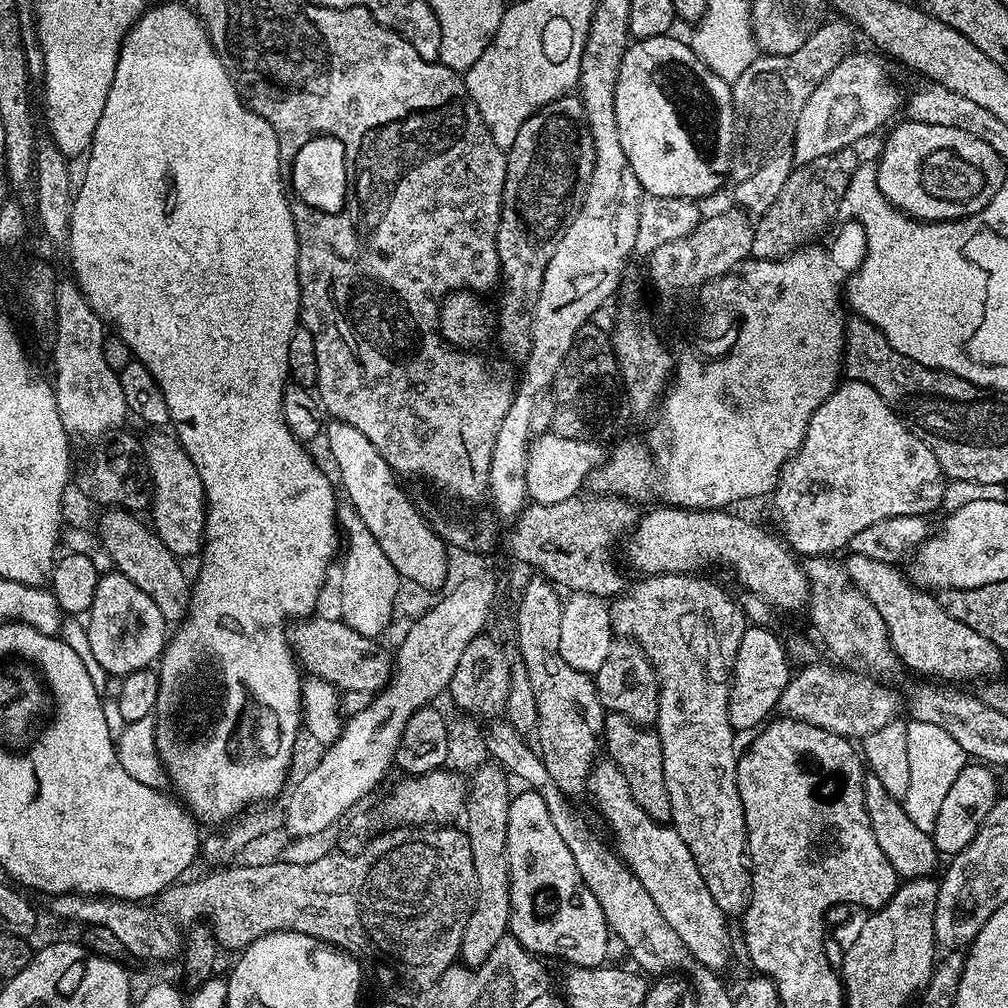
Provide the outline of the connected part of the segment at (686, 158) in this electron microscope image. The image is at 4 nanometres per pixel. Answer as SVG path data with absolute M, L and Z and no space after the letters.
M675 35L655 36L645 40L636 40L629 43L626 54L622 58L622 70L618 70L618 82L614 94L614 114L618 118L618 139L622 142L622 150L626 159L630 161L630 170L634 170L634 178L638 178L641 189L647 195L661 196L670 199L690 199L697 202L703 201L703 196L712 196L724 184L724 176L729 175L728 162L732 159L732 146L736 134L736 115L734 114L734 102L732 101L731 83L718 74L714 74L698 58L698 54L692 49L691 43L675 40Z

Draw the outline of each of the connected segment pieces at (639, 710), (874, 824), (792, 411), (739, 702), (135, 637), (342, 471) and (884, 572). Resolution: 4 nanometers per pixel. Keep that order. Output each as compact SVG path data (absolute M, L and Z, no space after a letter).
M613 639L610 654L606 654L606 662L602 662L594 679L596 693L605 710L641 726L655 725L660 709L660 680L656 676L655 666L648 661L648 656L635 640Z
M870 774L865 775L864 778L864 797L866 798L866 814L870 818L870 830L874 830L874 839L878 841L882 854L886 854L886 862L894 866L897 877L913 880L932 876L935 868L941 867L942 856L937 852L931 835L918 830L918 826L914 826L914 822L910 822L910 818L905 814L903 803L894 799L883 788L882 781Z
M847 222L836 232L829 248L823 248L820 242L813 242L791 252L780 260L749 259L748 284L756 288L756 304L752 304L752 312L748 312L748 328L744 328L744 336L740 336L740 344L736 344L736 352L728 356L728 360L720 360L720 364L674 364L674 382L669 383L659 405L660 417L656 425L648 432L648 448L644 444L620 444L610 452L604 463L594 473L595 491L600 494L622 496L633 502L641 502L647 496L657 496L658 501L668 506L685 509L727 509L728 504L736 504L739 500L752 500L755 496L767 497L775 492L780 481L780 472L785 464L795 456L806 438L812 415L836 391L841 383L842 365L846 360L846 315L840 309L842 293L852 279L853 274L862 266L864 256L868 252L864 227L855 222Z
M768 626L748 627L742 634L742 646L738 646L736 664L732 667L728 717L733 729L740 734L759 729L777 711L782 694L794 675L785 641L780 641L770 629Z
M115 570L103 573L96 581L94 602L86 613L90 651L109 676L125 676L157 663L166 643L166 621L154 606L150 594L142 594L126 574Z
M332 420L327 425L328 452L336 463L336 472L340 475L340 484L348 491L347 503L366 522L366 530L374 534L378 546L386 553L386 558L394 562L394 570L401 577L418 582L419 585L431 590L445 587L444 579L448 576L448 552L443 540L436 533L427 519L420 517L418 509L412 505L412 500L400 489L397 473L374 450L370 438L354 426L341 420Z
M849 555L846 560L846 567L848 570L848 576L858 586L858 590L862 590L862 594L866 594L870 598L870 602L874 602L874 610L878 610L878 614L882 614L882 622L886 622L886 630L888 631L888 637L890 642L894 646L896 656L902 661L905 669L913 668L916 672L921 672L924 678L930 678L926 676L941 676L944 680L980 680L983 681L985 678L996 678L1000 672L1000 667L1003 666L1005 657L1002 655L998 645L994 643L990 638L982 638L982 634L978 634L978 630L970 630L970 626L966 626L966 622L958 622L958 618L950 618L950 614L946 614L946 610L942 610L939 599L931 591L923 588L916 587L915 584L911 583L907 575L904 576L898 572L896 564L887 564L881 560L875 560L874 558L862 558L861 556Z

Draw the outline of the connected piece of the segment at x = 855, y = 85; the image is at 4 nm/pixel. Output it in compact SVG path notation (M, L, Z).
M855 51L853 54L845 56L826 78L810 94L810 99L806 101L806 106L802 106L802 114L798 114L798 126L796 136L790 145L790 155L797 165L806 162L814 162L814 158L829 156L835 152L841 152L844 148L859 145L859 140L864 140L867 136L872 136L896 111L902 108L902 92L896 89L895 84L888 76L888 68L885 57L880 54L867 56L864 52Z

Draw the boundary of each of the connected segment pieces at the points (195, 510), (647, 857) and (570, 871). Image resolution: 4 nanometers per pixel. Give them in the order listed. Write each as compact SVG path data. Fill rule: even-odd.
M156 430L152 437L142 444L144 463L148 466L148 479L152 502L151 527L158 538L165 543L178 558L195 557L201 551L204 538L204 487L202 478L198 478L198 470L194 470L194 462L186 454L186 450L175 435L164 430Z
M613 761L597 763L588 790L616 836L617 853L645 887L670 928L682 939L696 961L711 972L721 973L730 960L732 948L726 924L728 917L718 909L682 836L671 825L657 823L638 806L630 794L625 776Z
M520 790L524 792L515 793L510 802L510 822L508 823L508 833L506 834L506 850L508 851L508 865L510 866L510 906L512 913L508 919L508 932L521 944L524 949L537 957L561 956L568 960L569 965L578 968L598 968L605 963L608 956L608 940L610 941L610 929L606 918L602 914L602 906L598 906L598 898L586 886L578 866L574 862L574 854L570 854L570 846L562 842L562 837L558 835L558 830L554 827L554 818L550 818L550 810L546 810L546 802L542 800L542 794L533 790Z

